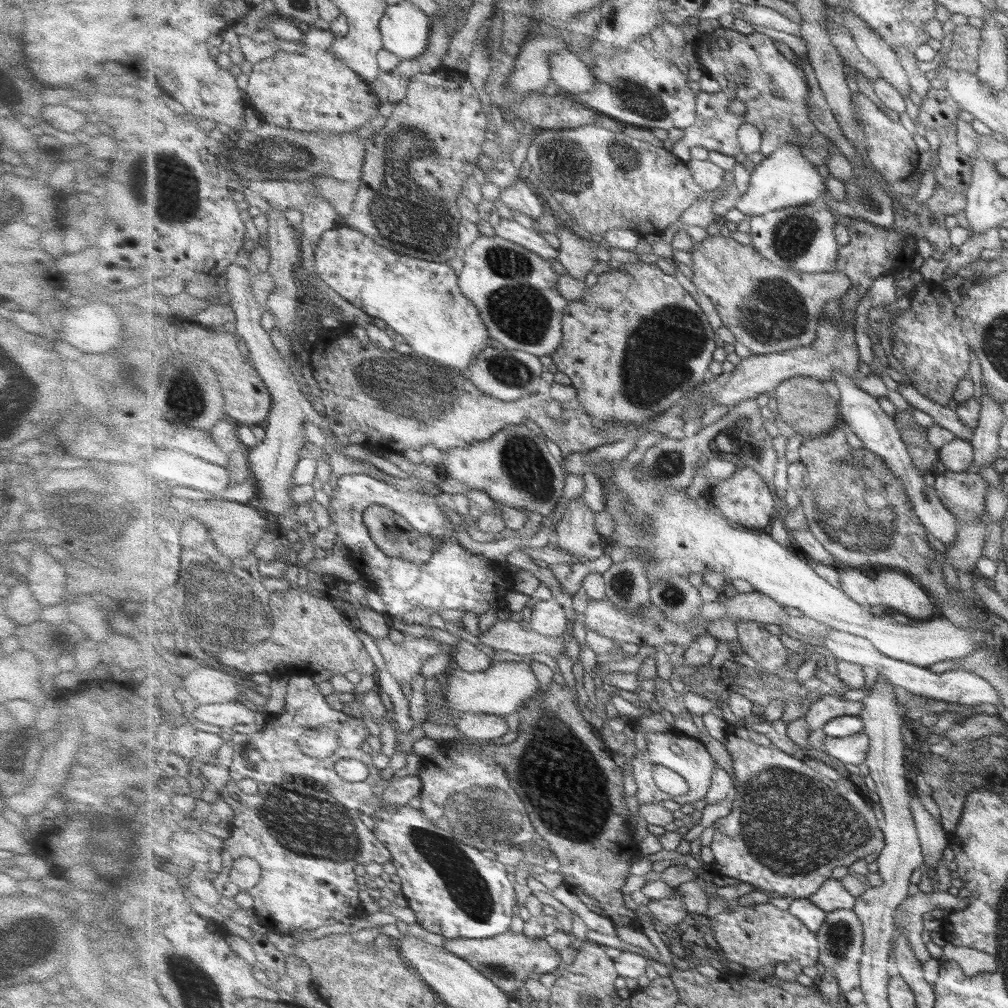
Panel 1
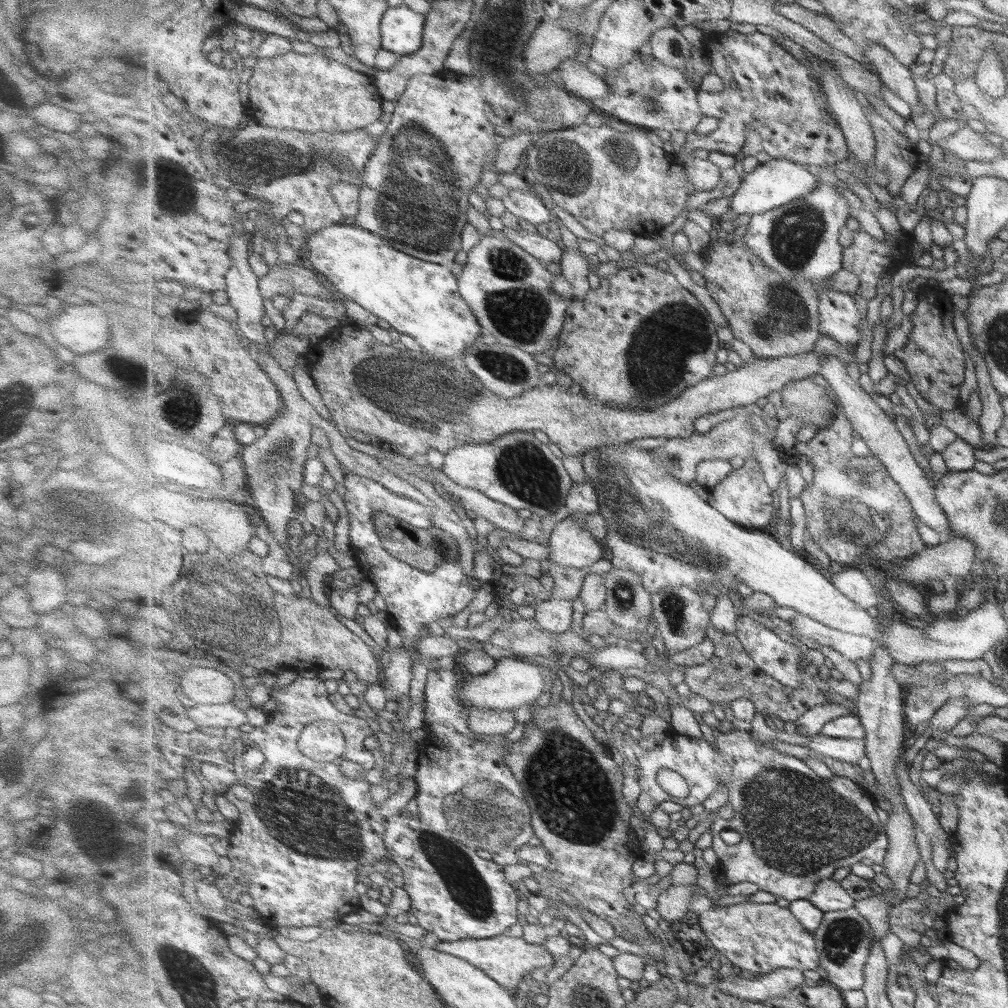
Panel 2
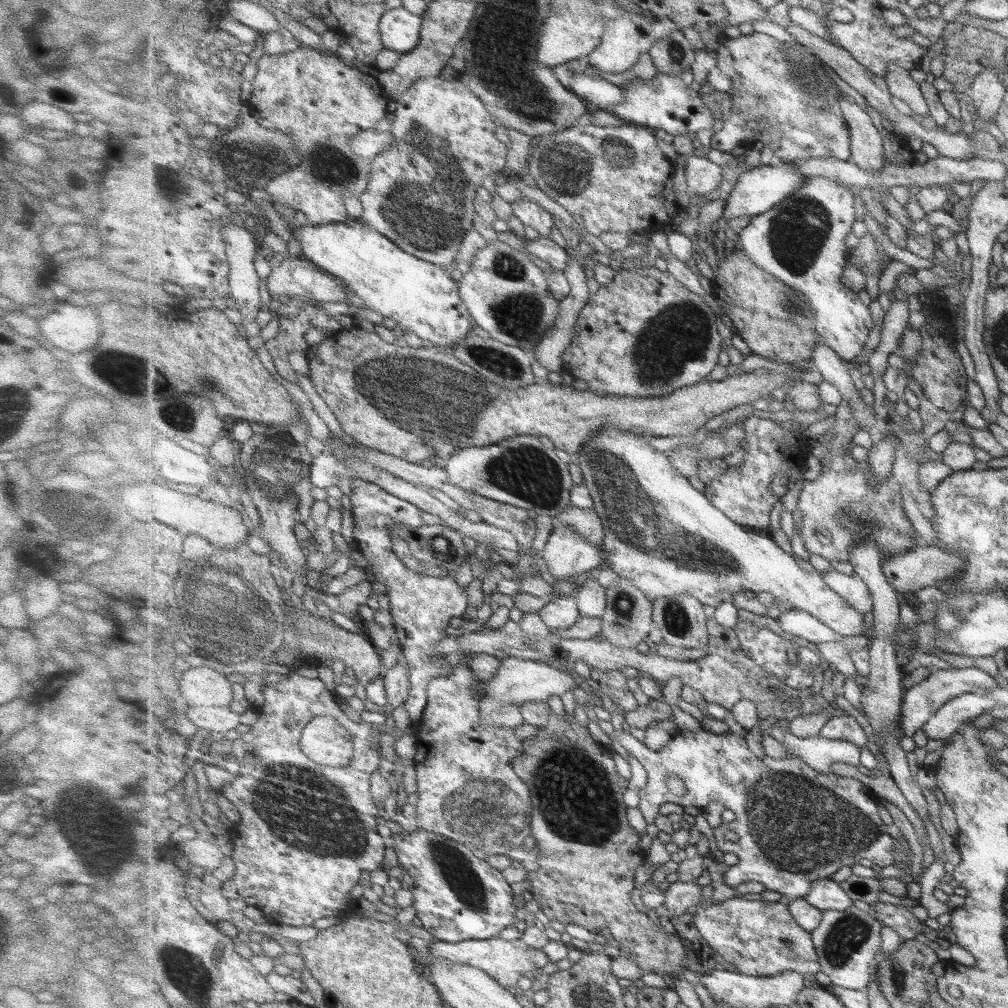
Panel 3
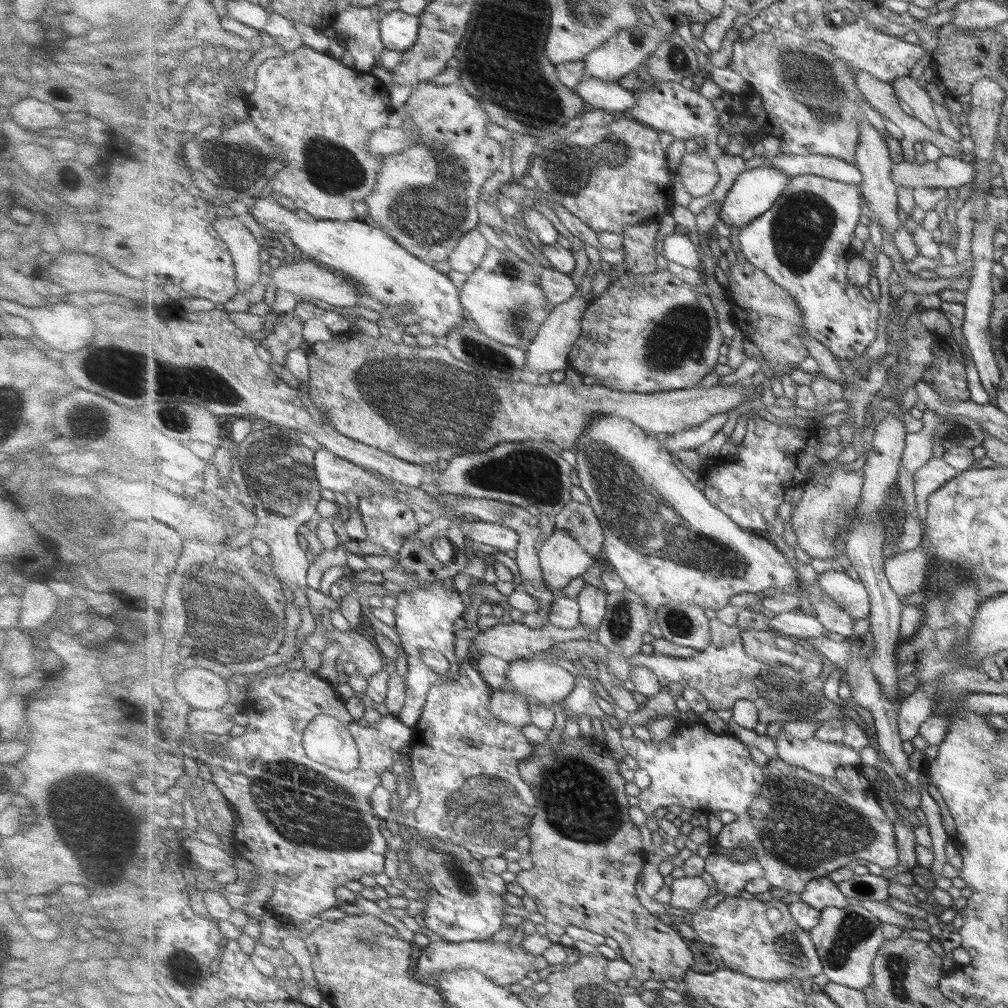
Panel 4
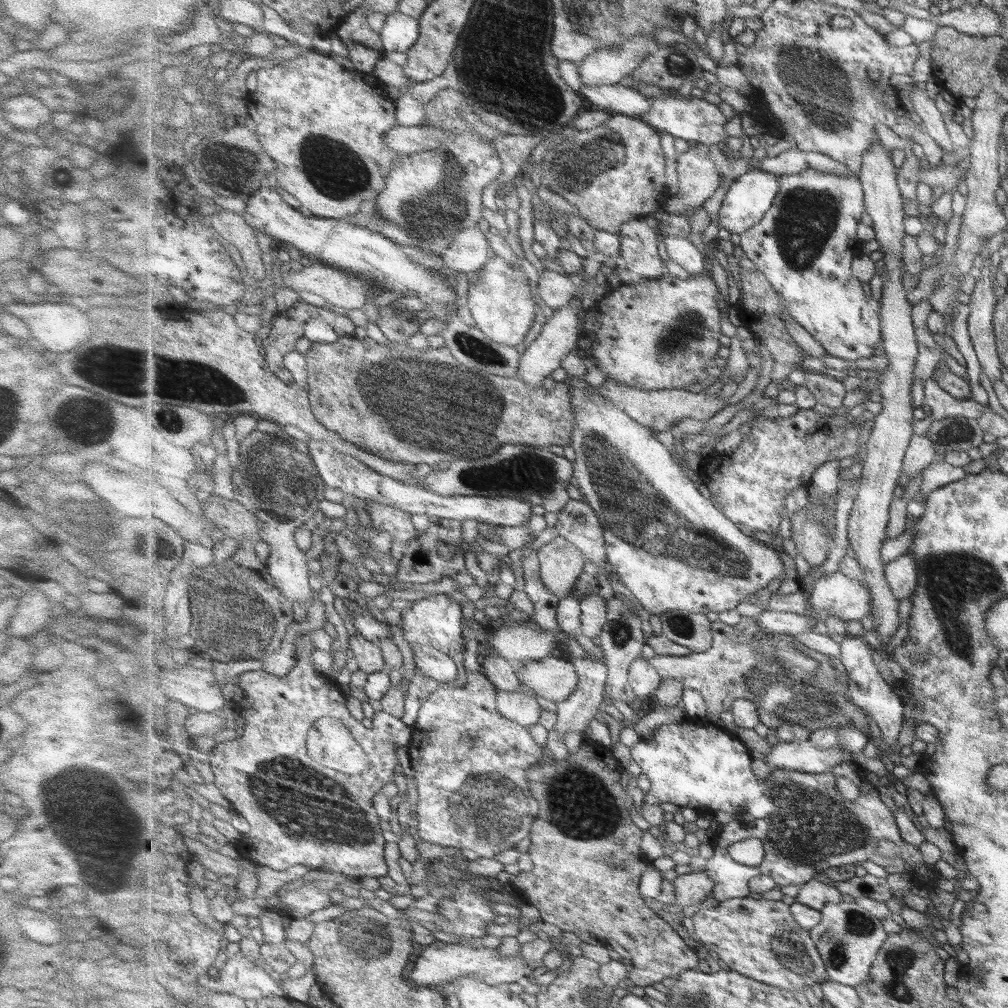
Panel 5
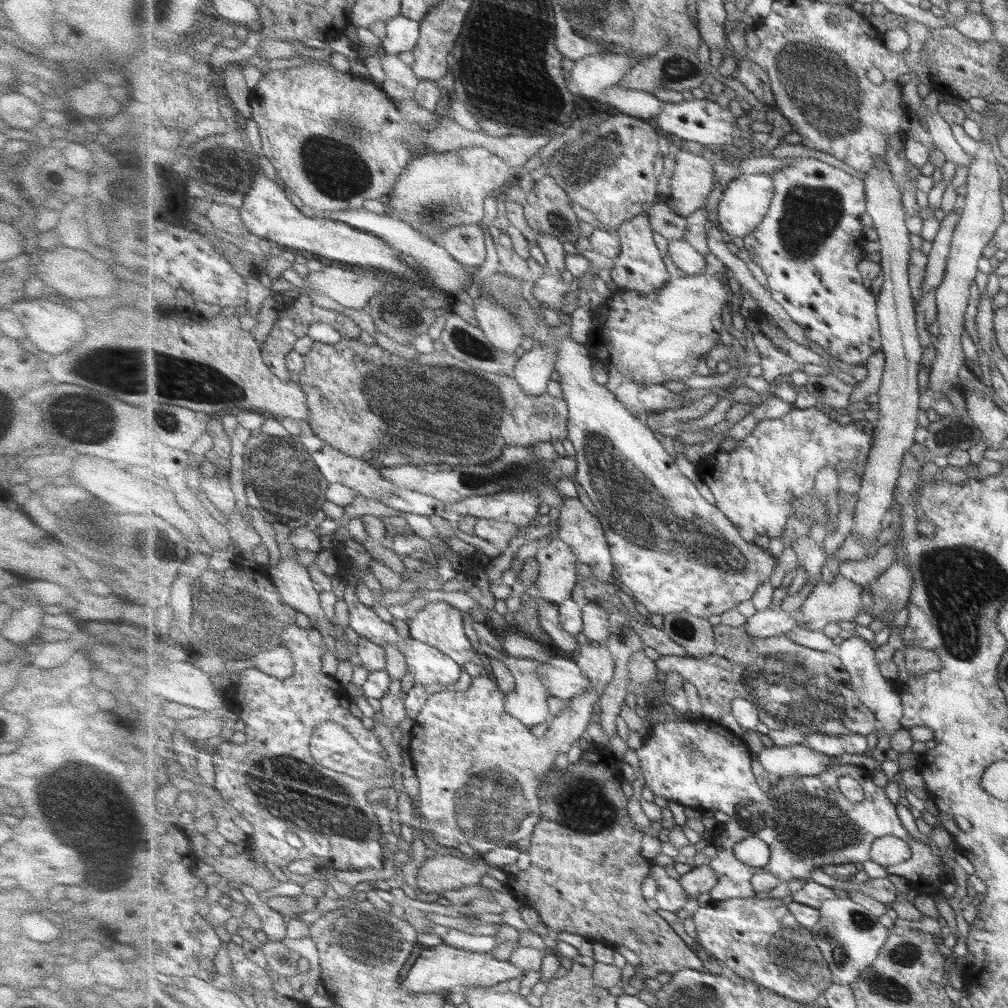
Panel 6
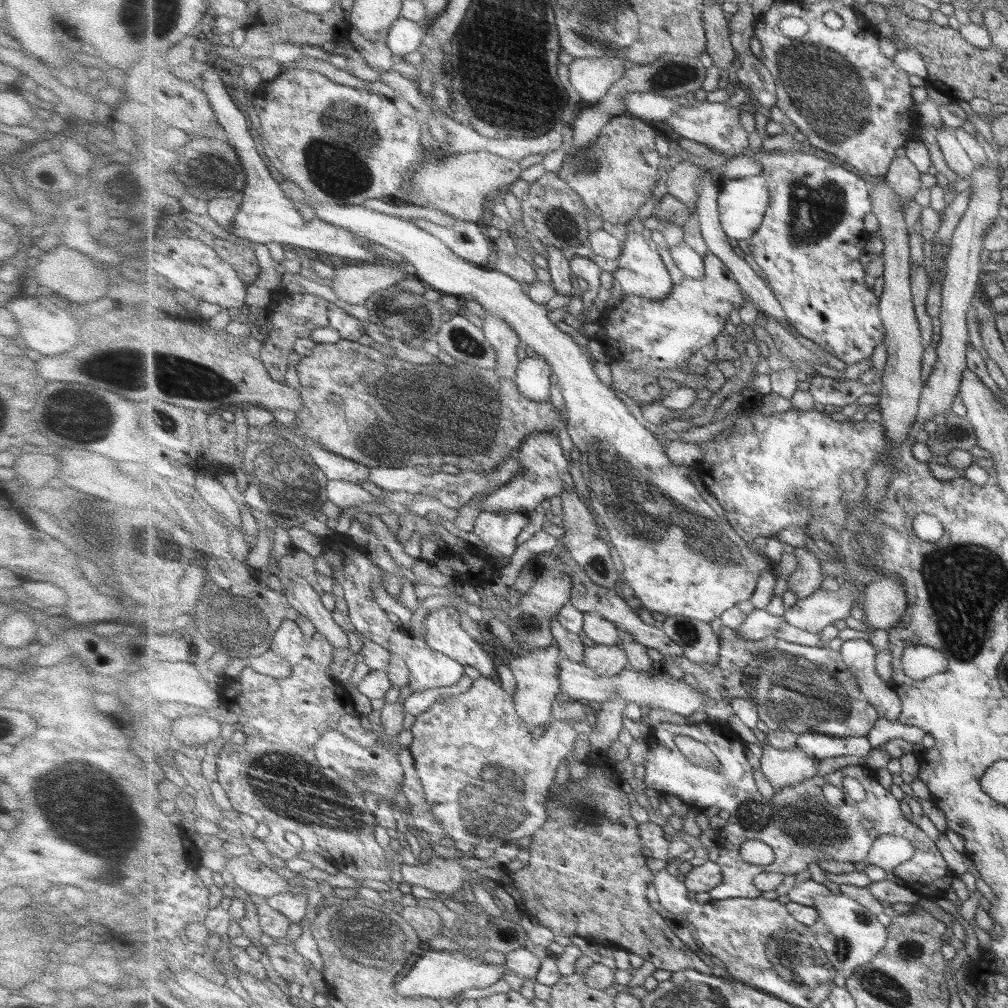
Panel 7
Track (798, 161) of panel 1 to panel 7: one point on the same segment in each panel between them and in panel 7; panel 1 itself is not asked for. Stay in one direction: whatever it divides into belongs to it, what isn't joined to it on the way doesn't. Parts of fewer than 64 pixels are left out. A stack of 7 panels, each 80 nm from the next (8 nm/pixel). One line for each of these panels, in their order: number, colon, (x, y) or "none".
2: (772, 184)
3: (759, 189)
4: (755, 191)
5: (748, 199)
6: (746, 200)
7: (742, 203)

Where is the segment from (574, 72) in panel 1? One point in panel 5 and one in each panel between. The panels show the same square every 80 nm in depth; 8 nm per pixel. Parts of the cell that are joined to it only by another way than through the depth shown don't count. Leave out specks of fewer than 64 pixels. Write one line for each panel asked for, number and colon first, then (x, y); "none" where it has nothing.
2: (578, 79)
3: (592, 88)
4: (609, 96)
5: (619, 99)

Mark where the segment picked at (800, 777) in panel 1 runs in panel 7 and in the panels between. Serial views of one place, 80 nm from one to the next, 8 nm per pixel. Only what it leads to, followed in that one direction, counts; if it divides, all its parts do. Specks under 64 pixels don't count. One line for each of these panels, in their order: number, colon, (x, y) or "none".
2: (797, 829)
3: (794, 825)
4: (803, 826)
5: (806, 826)
6: (806, 821)
7: (797, 822)

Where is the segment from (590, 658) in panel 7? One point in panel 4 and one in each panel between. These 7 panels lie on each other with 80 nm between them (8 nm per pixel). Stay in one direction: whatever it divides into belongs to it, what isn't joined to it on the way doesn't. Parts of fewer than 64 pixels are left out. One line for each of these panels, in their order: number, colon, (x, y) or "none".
4: (458, 742)
5: (470, 763)
6: (480, 770)

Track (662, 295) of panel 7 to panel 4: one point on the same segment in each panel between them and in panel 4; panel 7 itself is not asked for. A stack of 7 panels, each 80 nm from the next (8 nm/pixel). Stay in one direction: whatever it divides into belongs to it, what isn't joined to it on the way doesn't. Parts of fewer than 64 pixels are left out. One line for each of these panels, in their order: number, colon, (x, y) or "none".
4: (640, 240)
5: (639, 261)
6: (640, 266)

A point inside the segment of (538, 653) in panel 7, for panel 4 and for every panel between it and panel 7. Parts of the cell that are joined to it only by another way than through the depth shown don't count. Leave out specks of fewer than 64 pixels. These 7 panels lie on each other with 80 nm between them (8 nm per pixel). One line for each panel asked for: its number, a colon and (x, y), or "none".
4: (515, 710)
5: (522, 706)
6: (529, 702)

